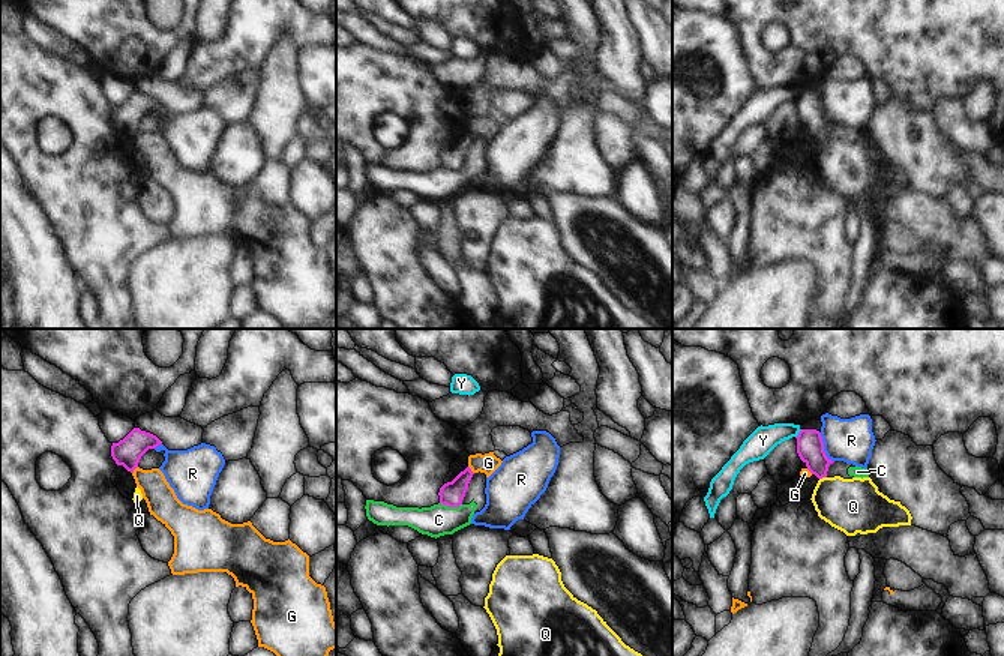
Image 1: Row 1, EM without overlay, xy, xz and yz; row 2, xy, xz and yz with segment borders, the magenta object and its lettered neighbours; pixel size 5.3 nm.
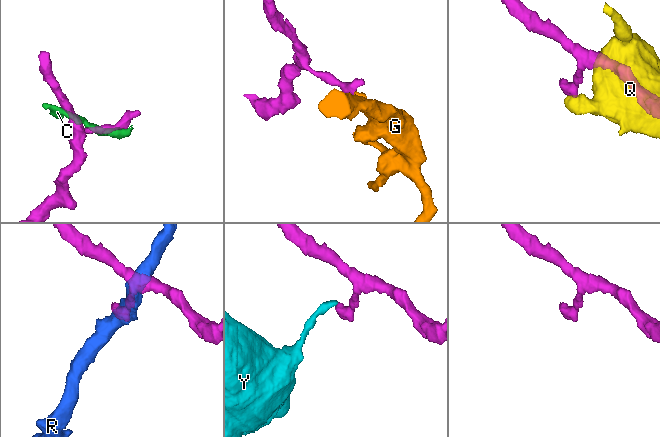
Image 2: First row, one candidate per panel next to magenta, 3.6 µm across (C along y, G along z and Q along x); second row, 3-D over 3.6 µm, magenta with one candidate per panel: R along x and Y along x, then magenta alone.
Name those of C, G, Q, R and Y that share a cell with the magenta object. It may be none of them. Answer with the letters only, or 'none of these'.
none of these

